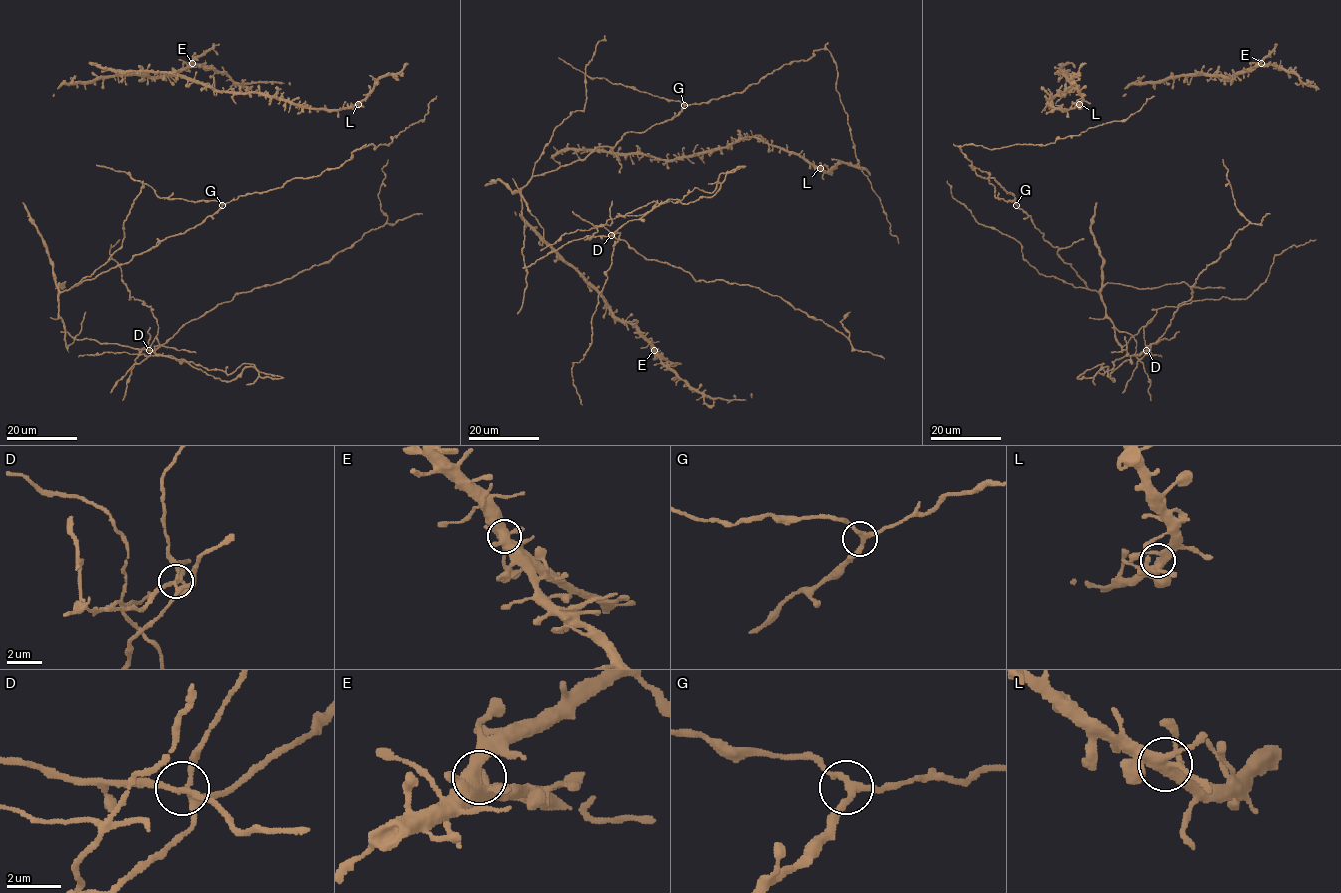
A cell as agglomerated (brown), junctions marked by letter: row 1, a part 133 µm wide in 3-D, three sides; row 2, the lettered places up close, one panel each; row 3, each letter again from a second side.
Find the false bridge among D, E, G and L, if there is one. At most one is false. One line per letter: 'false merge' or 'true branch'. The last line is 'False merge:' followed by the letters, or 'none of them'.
D: false merge
E: true branch
G: true branch
L: true branch
False merge: D

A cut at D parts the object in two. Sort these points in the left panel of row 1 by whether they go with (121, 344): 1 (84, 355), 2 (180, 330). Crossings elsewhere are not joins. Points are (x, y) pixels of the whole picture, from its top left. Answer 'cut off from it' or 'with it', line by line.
1: with it
2: cut off from it

